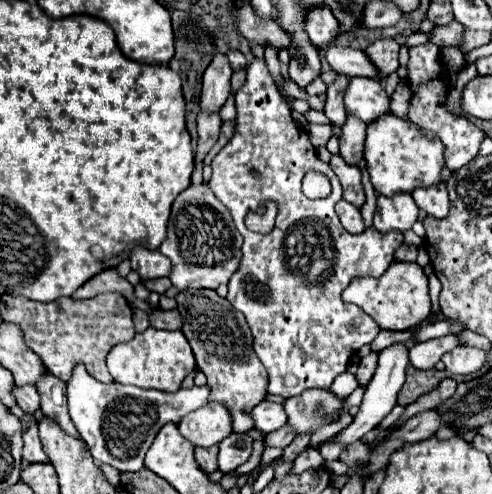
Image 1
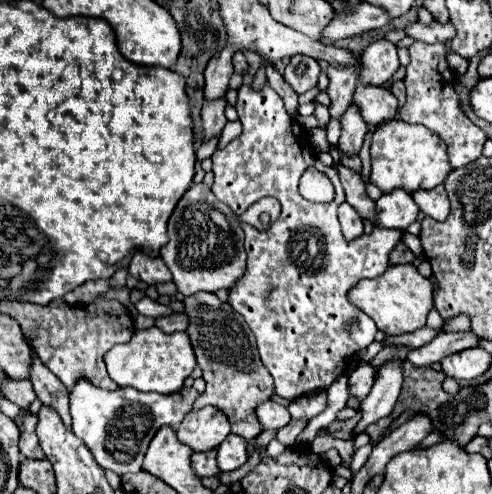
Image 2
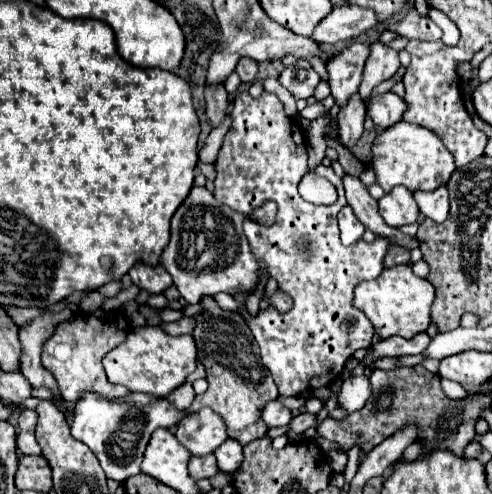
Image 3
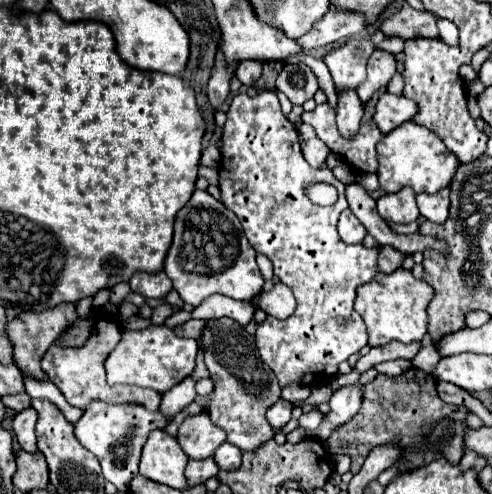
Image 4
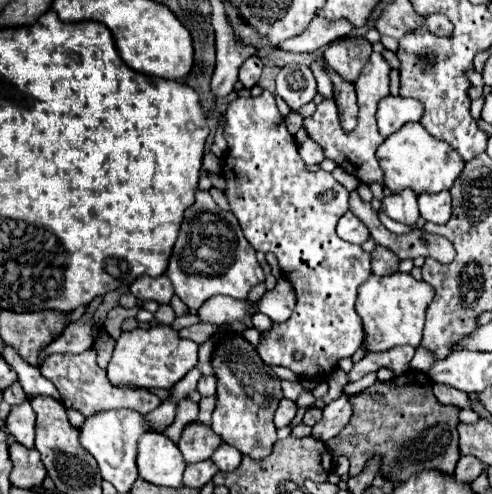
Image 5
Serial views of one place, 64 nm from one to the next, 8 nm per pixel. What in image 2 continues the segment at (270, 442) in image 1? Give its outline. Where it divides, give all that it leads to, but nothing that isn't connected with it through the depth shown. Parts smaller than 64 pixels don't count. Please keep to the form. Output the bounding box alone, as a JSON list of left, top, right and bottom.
[278,420,308,446]

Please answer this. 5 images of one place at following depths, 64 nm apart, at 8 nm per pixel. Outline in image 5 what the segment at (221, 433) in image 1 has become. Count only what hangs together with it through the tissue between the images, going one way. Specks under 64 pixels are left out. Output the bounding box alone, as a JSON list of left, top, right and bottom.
[178,422,222,464]

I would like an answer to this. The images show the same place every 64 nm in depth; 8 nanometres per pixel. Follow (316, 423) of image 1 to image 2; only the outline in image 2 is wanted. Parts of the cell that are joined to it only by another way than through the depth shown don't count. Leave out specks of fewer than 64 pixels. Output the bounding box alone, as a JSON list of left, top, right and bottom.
[288,392,326,418]

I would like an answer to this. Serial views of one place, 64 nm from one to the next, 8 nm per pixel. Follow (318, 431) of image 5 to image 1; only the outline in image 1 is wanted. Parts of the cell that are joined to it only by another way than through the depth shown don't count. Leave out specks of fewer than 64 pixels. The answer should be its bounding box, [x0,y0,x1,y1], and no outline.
[356,352,378,388]

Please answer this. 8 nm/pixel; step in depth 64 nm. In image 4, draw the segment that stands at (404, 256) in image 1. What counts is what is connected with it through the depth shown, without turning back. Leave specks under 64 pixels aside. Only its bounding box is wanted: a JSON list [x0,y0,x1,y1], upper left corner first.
[378,246,404,274]

